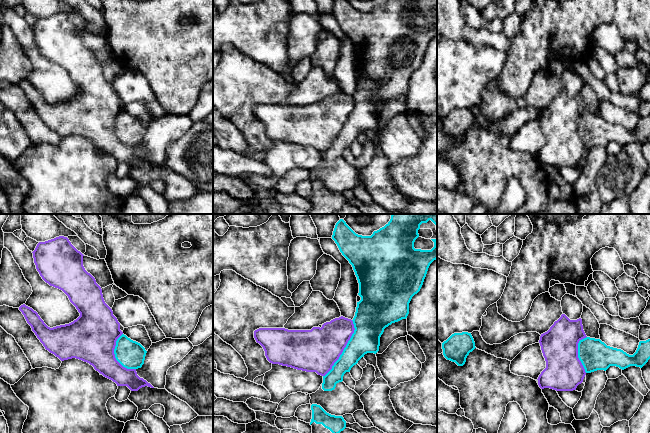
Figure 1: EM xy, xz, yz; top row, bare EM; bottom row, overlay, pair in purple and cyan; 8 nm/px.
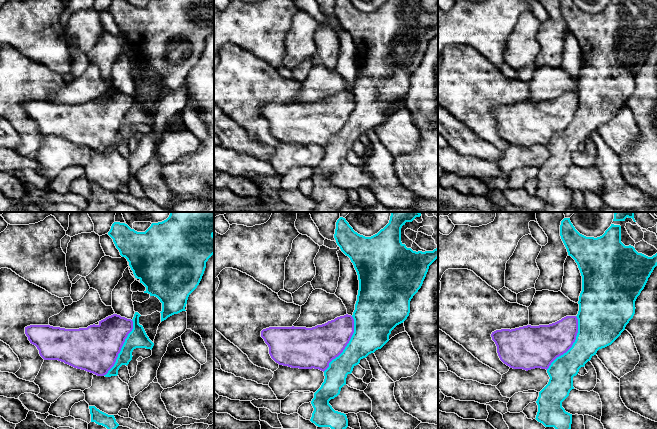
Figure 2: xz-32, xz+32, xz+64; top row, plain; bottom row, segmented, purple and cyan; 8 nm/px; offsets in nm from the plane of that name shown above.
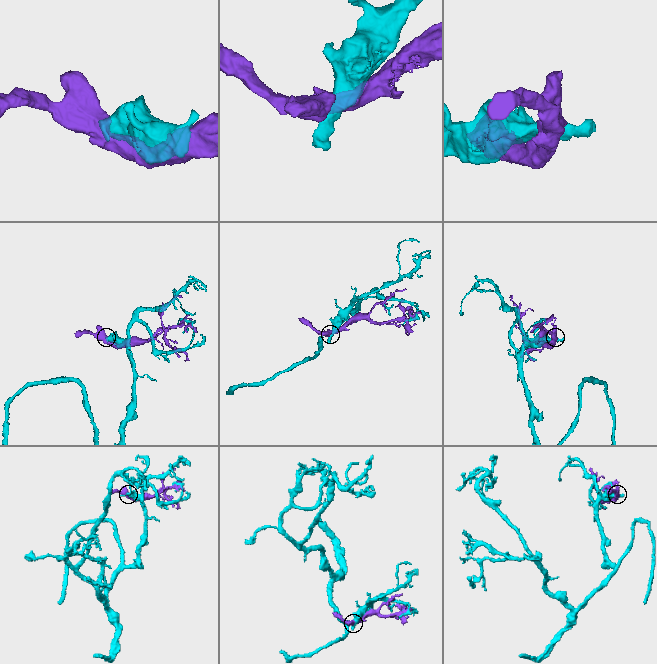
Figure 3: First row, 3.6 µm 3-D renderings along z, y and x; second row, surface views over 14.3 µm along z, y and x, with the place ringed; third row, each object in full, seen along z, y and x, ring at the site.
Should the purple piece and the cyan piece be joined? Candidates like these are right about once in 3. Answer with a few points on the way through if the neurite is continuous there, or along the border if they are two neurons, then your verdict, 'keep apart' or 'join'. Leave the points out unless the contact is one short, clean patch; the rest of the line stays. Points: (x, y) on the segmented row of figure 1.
keep apart

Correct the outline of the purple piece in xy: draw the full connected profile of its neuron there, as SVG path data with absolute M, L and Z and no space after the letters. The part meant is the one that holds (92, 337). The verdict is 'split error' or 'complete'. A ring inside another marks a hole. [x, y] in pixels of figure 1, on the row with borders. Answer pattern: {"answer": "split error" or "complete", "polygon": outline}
{"answer": "complete", "polygon": "M64 236L39 242L32 253L36 269L42 279L50 286L62 290L80 313L80 316L73 322L50 328L32 308L25 304L19 307L45 349L61 361L76 358L89 363L104 377L115 382L117 386L127 386L131 391L138 391L145 386L154 388L137 375L136 369L127 369L116 360L114 349L117 339L123 332L120 330L120 323L113 315L112 309L104 301L101 287L96 283L95 278L85 270L84 255Z"}

